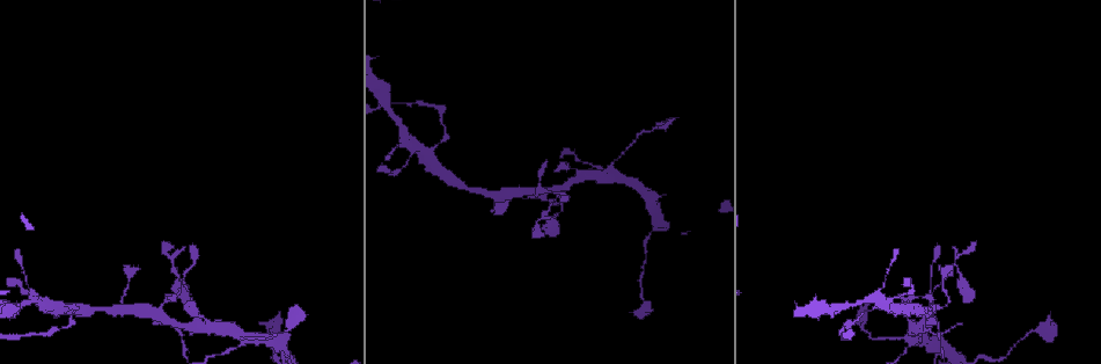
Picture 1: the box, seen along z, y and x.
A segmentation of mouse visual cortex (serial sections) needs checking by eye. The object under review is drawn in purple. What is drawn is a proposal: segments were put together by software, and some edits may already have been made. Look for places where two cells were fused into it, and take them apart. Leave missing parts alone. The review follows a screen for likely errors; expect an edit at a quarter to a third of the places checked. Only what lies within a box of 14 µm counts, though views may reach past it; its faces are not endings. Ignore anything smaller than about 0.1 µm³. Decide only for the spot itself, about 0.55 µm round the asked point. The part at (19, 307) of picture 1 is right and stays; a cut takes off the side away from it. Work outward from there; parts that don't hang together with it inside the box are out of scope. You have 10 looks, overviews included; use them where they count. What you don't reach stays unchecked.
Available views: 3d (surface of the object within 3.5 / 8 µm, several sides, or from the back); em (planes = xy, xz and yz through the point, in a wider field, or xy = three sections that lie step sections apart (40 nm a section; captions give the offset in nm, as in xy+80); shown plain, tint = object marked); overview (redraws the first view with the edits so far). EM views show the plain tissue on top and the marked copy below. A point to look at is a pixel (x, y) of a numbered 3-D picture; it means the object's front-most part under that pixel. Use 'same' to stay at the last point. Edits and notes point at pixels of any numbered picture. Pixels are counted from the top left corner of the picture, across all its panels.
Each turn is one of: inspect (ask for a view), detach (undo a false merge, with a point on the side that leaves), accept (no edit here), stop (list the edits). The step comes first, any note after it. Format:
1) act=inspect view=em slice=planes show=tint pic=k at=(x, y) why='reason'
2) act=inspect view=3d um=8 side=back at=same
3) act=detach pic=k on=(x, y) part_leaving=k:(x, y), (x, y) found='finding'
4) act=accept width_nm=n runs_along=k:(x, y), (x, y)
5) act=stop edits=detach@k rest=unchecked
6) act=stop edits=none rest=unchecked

act=inspect view=3d um=3.5 pic=1 at=(54, 309) why='three-way junction'

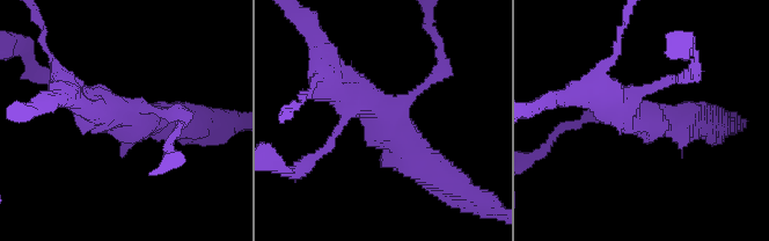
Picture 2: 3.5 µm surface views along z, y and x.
act=inspect view=em slice=xy step=3 show=tint pic=2 at=(383, 116) arms=3 arm_widths_nm=150,400,400 why='need the tissue'

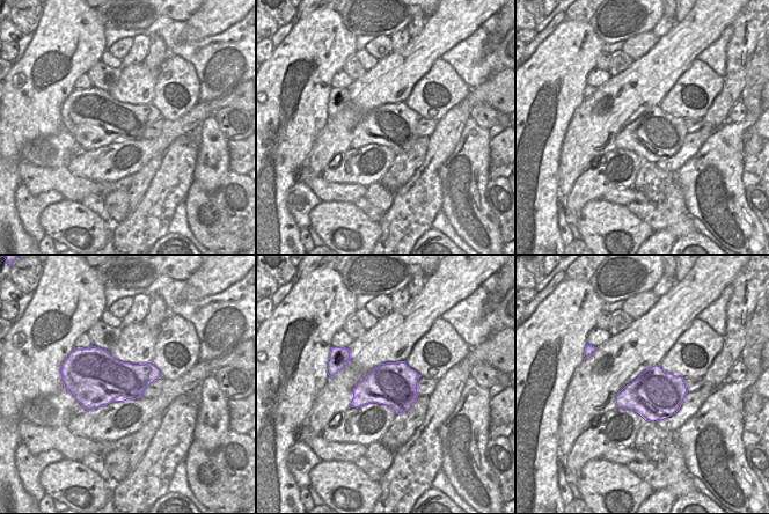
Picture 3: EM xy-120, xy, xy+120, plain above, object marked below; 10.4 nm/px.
act=accept found='one cell here'

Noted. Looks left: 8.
act=inspect view=3d um=8 side=back pic=1 at=(125, 307) why='a fork'

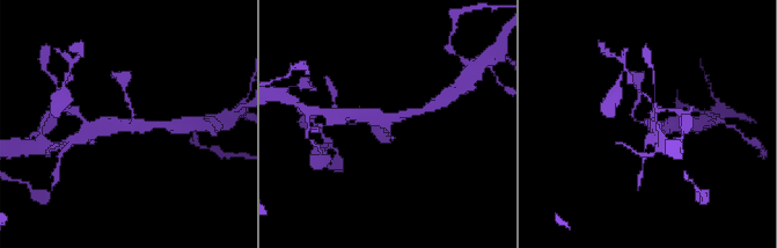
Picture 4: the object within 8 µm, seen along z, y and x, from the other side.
act=inspect view=3d um=3.5 pic=4 at=(126, 126)

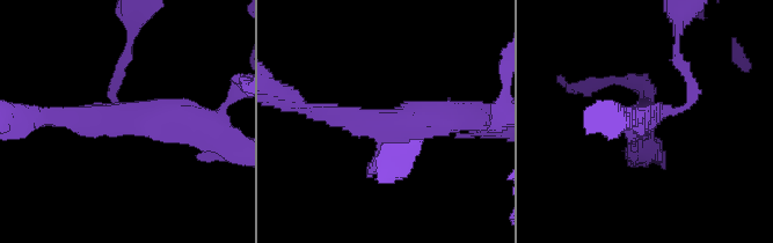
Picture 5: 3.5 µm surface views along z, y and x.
act=inspect view=em slice=xy step=5 show=tint pic=5 at=(127, 114) why='now the EM'

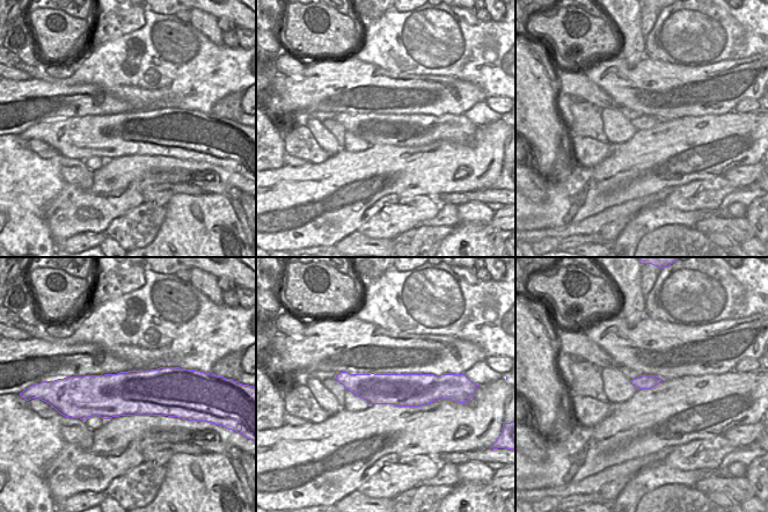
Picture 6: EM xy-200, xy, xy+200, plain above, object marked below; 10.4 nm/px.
act=accept runs_along=5:(307, 108), (367, 123), (464, 117) found='continuous, no second cell'

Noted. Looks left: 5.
act=inspect view=3d um=3.5 pic=1 at=(562, 189) why='thin arm on a thick one'

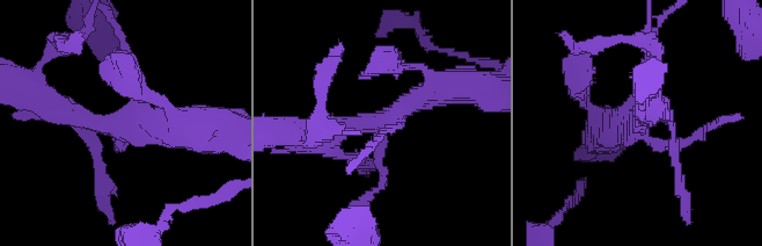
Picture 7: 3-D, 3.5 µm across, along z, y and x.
act=inspect view=em slice=xy step=1 show=tint pic=7 at=(638, 127)

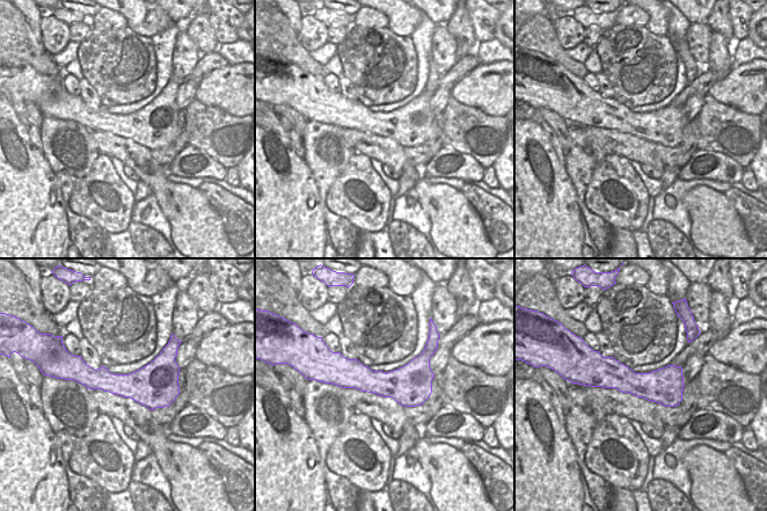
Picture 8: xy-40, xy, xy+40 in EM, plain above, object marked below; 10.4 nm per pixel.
act=accept runs_along=7:(310, 132), (375, 123), (449, 87) found='one cell here'

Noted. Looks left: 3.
act=inspect view=3d um=3.5 pic=1 at=(915, 337) why='four arms meet'

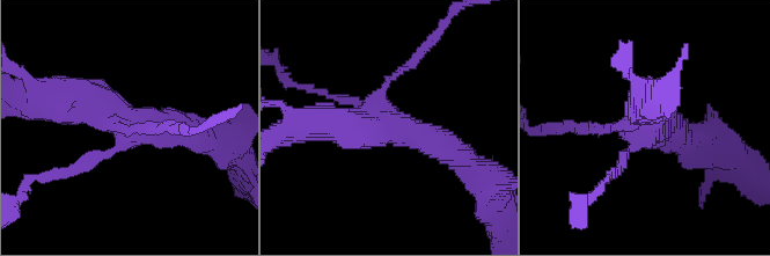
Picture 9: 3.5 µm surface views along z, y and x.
act=accept arm_widths_nm=100,150,400,450 runs_along=9:(50, 101), (191, 130) found='all the same cell'

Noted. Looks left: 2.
act=stop edits=none rest=unchecked

